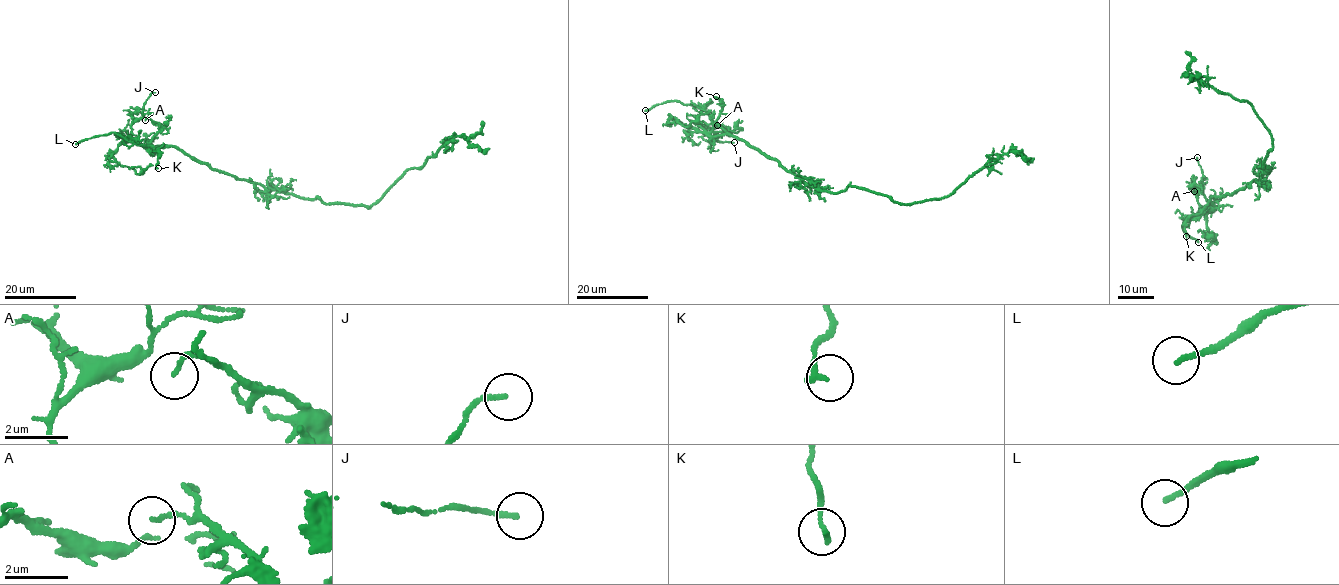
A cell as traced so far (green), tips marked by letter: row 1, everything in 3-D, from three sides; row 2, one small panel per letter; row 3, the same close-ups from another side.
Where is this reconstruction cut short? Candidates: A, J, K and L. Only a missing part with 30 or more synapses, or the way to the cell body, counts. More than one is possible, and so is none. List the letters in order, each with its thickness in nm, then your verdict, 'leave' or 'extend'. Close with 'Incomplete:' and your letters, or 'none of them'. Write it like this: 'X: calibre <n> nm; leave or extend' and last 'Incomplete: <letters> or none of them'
A: calibre 130 nm; leave
J: calibre 120 nm; leave
K: calibre 160 nm; leave
L: calibre 140 nm; extend
Incomplete: L

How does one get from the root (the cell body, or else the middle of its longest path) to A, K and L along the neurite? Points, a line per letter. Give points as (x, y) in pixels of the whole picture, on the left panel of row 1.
A: (291, 194), (212, 169), (174, 147), (147, 147), (160, 127), (148, 118), (145, 120)
K: (291, 194), (212, 169), (174, 147), (155, 148), (160, 154), (158, 168)
L: (291, 194), (212, 169), (174, 147), (137, 144), (113, 132), (75, 144)

